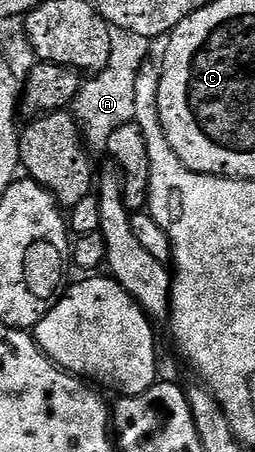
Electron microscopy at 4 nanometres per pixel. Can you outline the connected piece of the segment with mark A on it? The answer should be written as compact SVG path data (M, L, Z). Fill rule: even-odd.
M113 55L109 59L107 68L103 69L99 74L96 74L90 80L92 81L90 85L85 83L80 86L79 93L76 95L74 103L71 106L71 112L74 114L75 120L80 126L84 127L84 138L92 150L104 150L108 145L109 136L113 131L121 126L134 122L136 115L136 79L143 63L144 58L142 56L119 57L119 55Z

